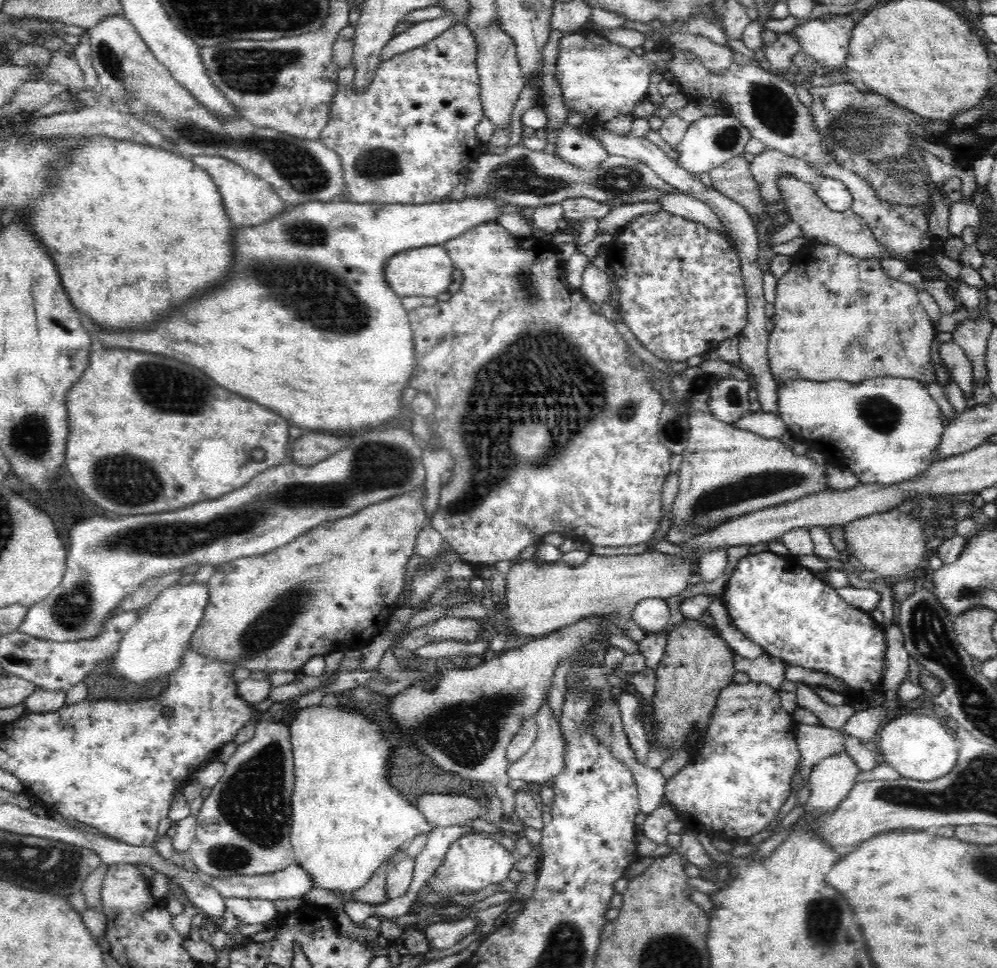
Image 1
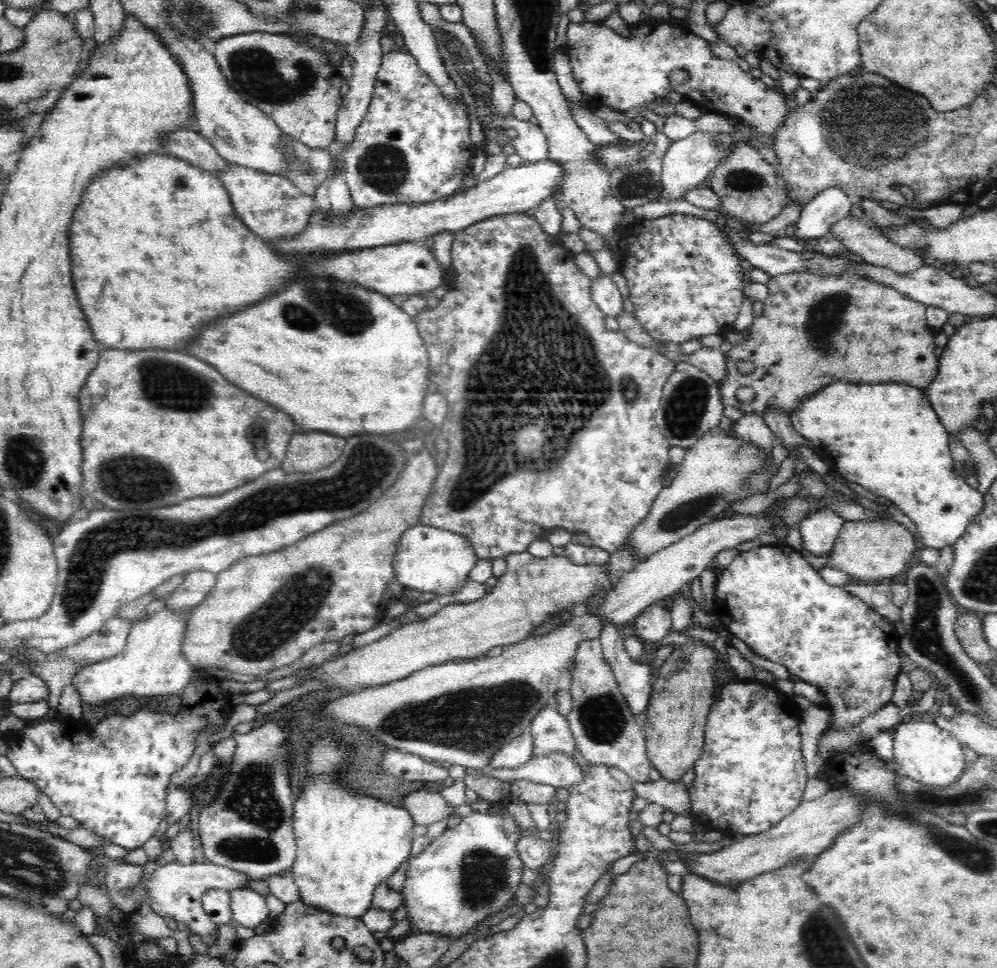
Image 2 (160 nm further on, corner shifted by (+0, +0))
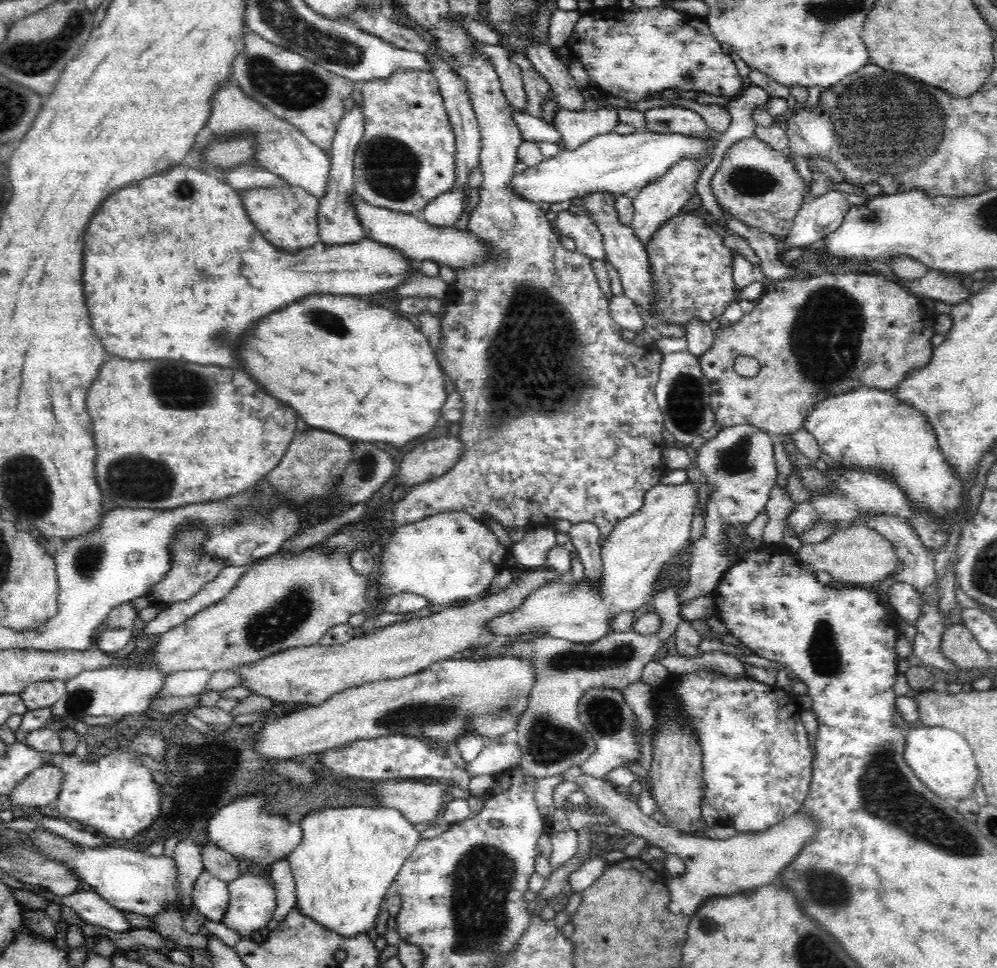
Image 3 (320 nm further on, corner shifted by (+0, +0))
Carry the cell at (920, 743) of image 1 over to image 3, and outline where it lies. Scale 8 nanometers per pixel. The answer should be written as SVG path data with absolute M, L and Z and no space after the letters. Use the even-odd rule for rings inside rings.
M911 726L905 734L904 760L924 786L947 801L973 798L974 786L980 777L976 757L968 741L957 732L942 726Z

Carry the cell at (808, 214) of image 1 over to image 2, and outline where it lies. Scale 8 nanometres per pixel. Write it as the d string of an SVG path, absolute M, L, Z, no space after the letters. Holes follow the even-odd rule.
M848 215L836 222L836 224L830 228L830 232L836 236L838 240L841 240L841 242L852 251L852 254L856 254L858 259L879 267L888 267L898 274L914 272L914 270L918 270L918 268L924 264L924 260L920 257L918 252L910 247L898 246L890 242L881 231L872 227L864 218L860 219Z

